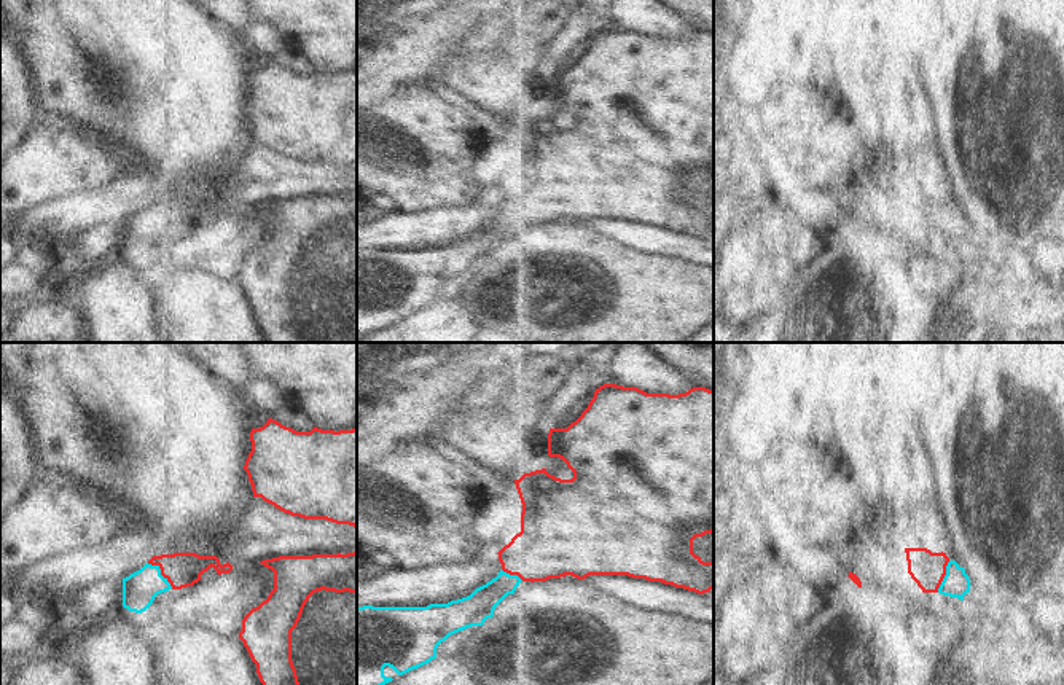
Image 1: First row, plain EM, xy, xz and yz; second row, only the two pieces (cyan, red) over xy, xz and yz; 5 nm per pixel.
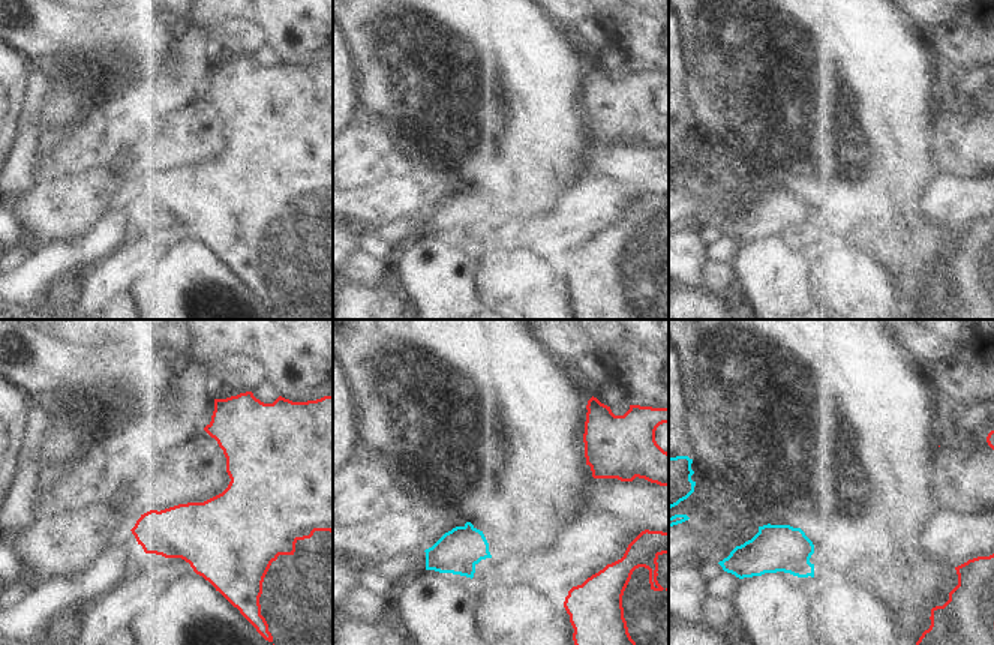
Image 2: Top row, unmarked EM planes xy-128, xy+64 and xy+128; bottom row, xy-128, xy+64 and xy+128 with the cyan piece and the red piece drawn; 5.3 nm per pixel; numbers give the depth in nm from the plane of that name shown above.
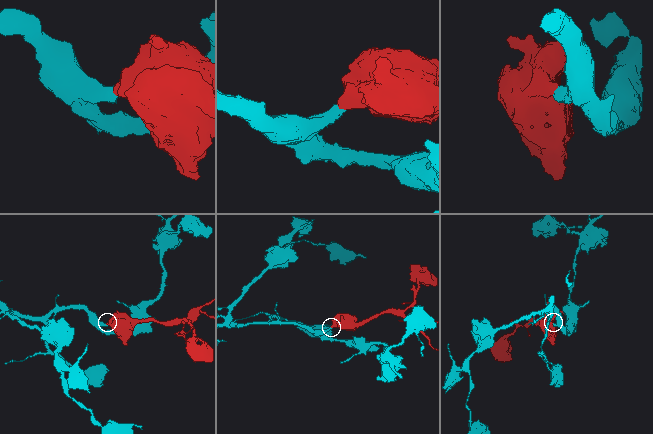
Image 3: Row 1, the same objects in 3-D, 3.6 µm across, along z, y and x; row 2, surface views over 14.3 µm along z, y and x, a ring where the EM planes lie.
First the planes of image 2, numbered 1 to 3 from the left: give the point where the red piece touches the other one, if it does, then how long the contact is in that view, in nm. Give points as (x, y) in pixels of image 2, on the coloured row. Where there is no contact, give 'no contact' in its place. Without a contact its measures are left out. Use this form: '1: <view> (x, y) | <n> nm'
1: no contact
2: no contact
3: no contact

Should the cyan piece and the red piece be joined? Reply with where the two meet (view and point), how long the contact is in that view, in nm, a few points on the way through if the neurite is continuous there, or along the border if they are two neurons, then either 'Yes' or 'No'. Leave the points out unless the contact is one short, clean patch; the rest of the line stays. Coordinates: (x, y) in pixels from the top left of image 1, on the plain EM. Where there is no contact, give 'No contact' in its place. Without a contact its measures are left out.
Touches cyan at xy (160, 215). Shared border 190 nm. Path across: xy (139, 233), (160, 215), (182, 212). Yes.

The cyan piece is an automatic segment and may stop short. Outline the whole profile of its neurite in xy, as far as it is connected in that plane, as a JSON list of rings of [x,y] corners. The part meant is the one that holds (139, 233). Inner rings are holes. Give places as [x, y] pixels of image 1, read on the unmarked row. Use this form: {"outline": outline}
{"outline": [[[196,196],[153,199],[140,213],[123,221],[123,250],[142,256],[150,252],[158,237],[193,229],[210,210],[218,218],[233,213],[229,206],[221,209],[217,199]]]}

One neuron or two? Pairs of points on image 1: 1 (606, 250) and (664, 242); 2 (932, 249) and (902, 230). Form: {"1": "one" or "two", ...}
{"1": "two", "2": "two"}

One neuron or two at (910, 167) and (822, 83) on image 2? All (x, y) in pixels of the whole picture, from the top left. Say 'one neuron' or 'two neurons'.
one neuron

